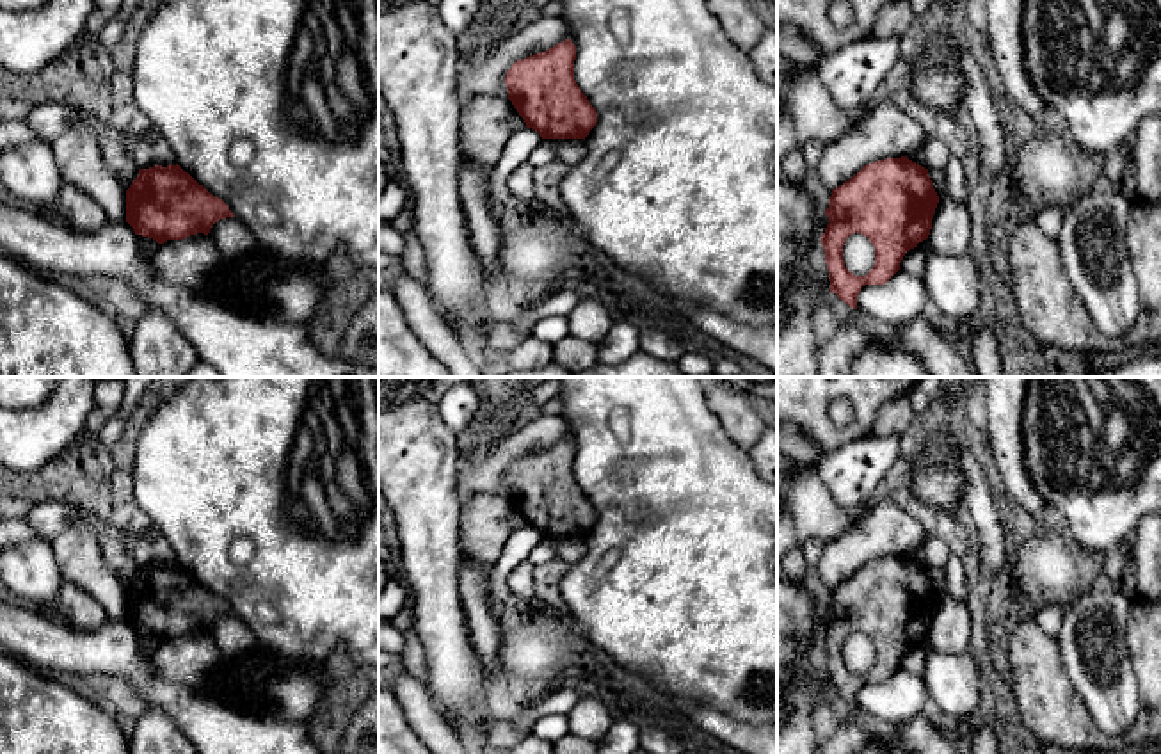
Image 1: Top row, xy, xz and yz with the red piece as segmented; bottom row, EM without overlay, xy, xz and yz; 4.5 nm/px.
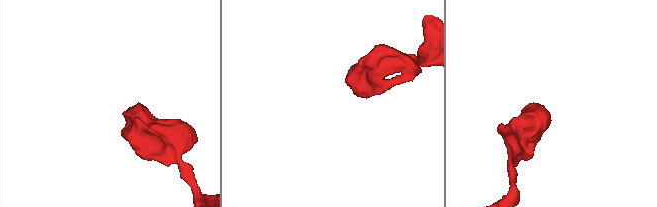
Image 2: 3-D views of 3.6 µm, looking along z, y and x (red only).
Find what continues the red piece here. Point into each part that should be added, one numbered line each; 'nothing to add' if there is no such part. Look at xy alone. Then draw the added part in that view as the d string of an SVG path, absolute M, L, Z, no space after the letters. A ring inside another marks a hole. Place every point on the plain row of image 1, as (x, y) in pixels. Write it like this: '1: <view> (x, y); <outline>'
nothing to add

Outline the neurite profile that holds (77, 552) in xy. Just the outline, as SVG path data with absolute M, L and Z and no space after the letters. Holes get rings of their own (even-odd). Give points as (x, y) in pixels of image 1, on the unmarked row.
M73 517L50 544L64 582L91 594L110 621L126 619L126 589L105 562L87 523Z

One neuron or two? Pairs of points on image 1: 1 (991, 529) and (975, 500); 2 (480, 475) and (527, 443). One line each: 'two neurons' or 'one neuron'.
1: one neuron
2: one neuron

